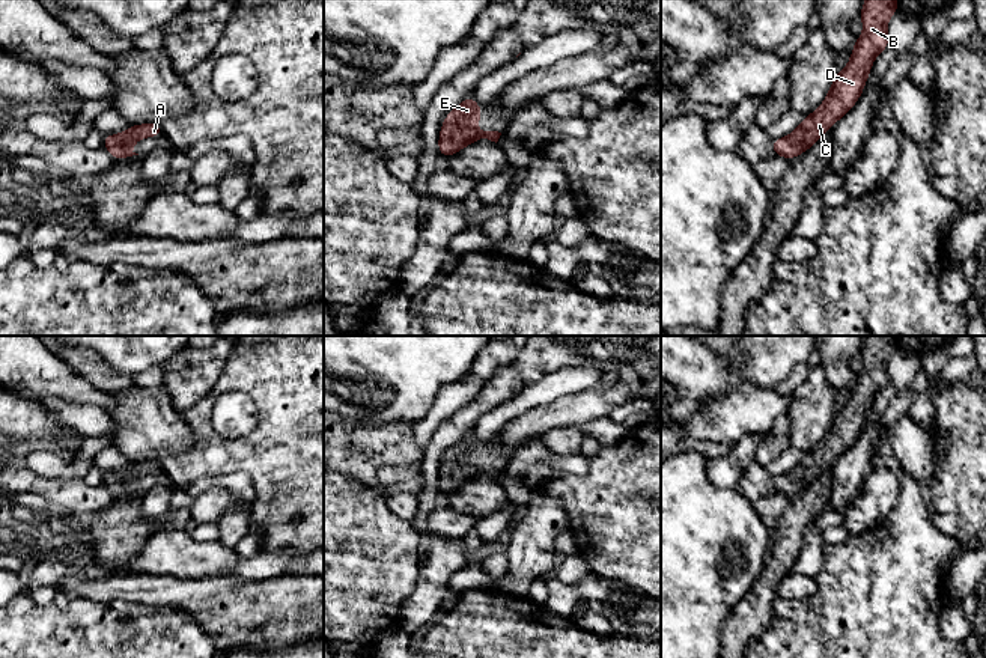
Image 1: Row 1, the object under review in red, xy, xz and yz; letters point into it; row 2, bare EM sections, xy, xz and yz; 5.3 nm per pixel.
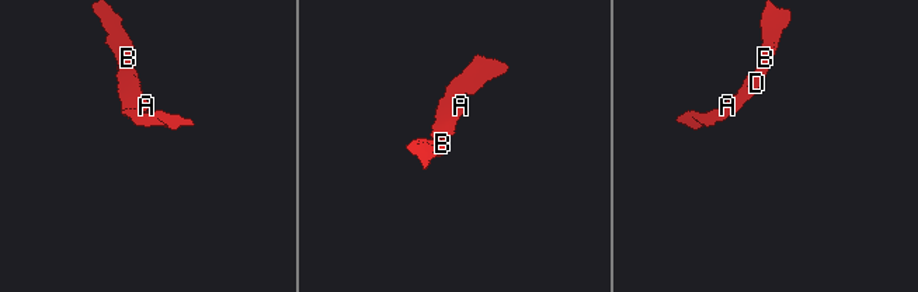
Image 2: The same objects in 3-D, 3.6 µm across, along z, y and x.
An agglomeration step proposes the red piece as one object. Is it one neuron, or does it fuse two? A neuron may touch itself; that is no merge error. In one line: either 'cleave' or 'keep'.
keep

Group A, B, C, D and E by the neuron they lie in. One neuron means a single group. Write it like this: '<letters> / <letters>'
A B C D E

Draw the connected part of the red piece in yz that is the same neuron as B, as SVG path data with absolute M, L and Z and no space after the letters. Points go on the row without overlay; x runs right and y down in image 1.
M866 336L860 352L864 369L857 375L851 399L837 410L828 434L817 447L805 453L789 474L772 477L774 492L793 497L798 491L804 491L855 443L875 394L890 384L887 358L897 348L896 336Z

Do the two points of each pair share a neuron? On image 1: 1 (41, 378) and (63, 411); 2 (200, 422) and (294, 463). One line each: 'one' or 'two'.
1: two
2: one

